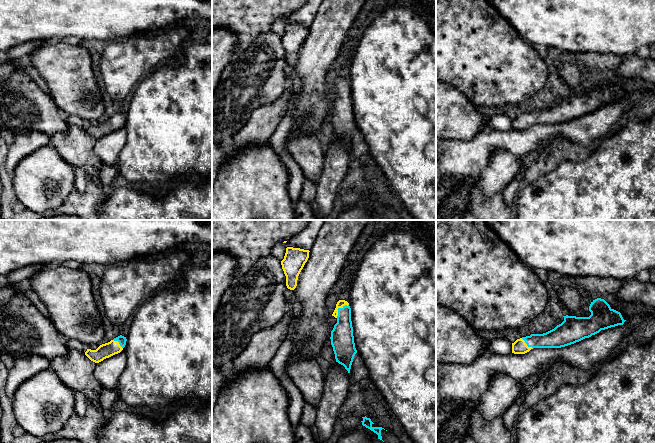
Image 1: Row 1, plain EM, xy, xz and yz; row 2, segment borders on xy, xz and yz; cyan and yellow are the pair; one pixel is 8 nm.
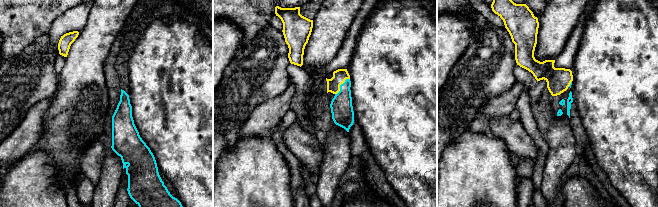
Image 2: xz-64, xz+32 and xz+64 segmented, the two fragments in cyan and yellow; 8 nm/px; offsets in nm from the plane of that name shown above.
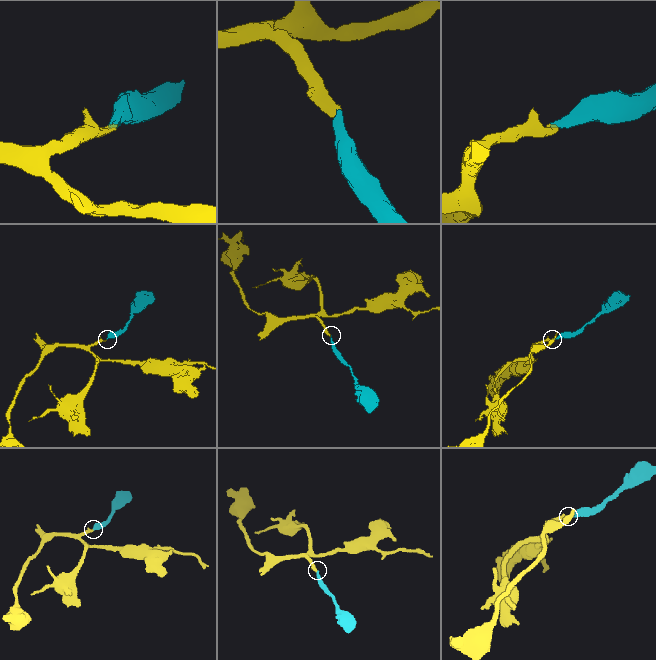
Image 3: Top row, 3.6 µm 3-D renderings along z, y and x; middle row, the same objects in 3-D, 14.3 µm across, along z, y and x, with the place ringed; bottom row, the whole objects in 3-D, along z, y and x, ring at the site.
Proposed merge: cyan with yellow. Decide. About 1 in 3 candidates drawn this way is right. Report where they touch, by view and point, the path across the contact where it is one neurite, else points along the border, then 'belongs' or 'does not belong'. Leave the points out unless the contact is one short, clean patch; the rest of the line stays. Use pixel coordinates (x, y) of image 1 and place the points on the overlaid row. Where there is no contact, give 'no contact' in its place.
contact xz (339, 308); way xz (342, 339), (339, 308), (340, 303); belongs

